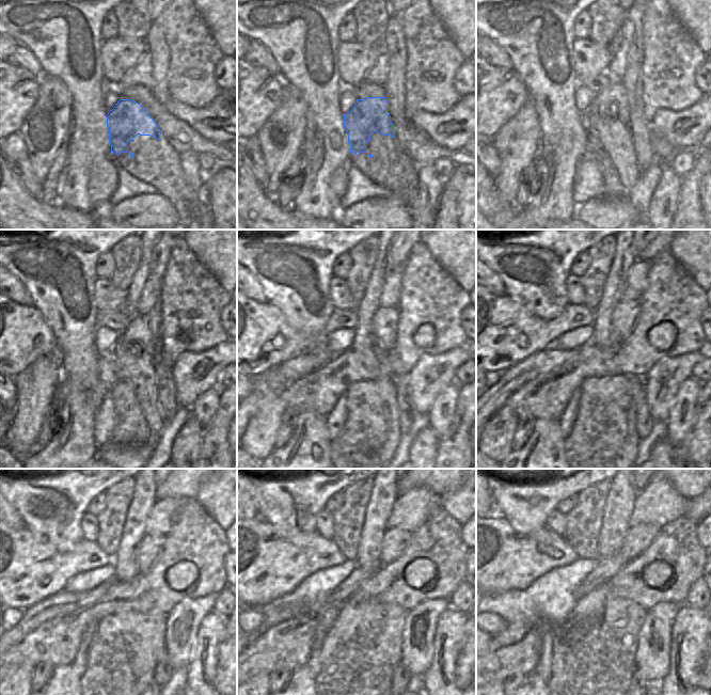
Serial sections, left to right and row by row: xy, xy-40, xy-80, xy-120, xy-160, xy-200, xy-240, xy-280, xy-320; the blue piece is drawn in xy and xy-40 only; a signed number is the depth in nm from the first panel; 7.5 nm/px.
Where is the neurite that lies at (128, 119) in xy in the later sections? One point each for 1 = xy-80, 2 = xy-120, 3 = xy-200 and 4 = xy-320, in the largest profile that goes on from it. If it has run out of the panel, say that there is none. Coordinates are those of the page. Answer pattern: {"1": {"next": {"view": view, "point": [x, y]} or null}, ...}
{"1": {"next": {"view": "xy-80", "point": [606, 121]}}, "2": {"next": {"view": "xy-120", "point": [132, 350]}}, "3": {"next": {"view": "xy-200", "point": [606, 333]}}, "4": {"next": {"view": "xy-320", "point": [619, 506]}}}

